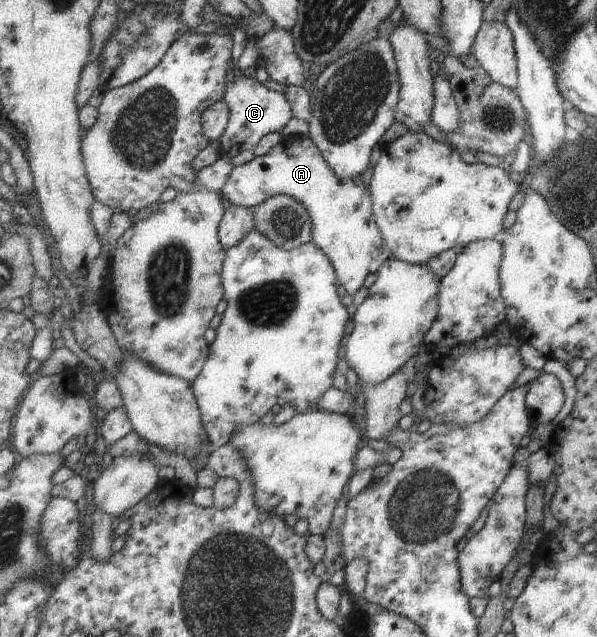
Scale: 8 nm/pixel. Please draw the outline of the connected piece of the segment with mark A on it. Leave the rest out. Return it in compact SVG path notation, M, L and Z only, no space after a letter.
M283 137L267 154L256 156L251 162L236 166L222 191L225 192L230 203L247 208L256 208L267 199L281 194L293 197L303 203L313 221L313 242L320 246L332 260L339 282L351 296L364 287L364 281L370 273L378 273L383 263L392 257L373 212L373 199L369 187L366 187L366 183L362 179L356 179L356 181L341 180L330 167L321 149L310 137Z

